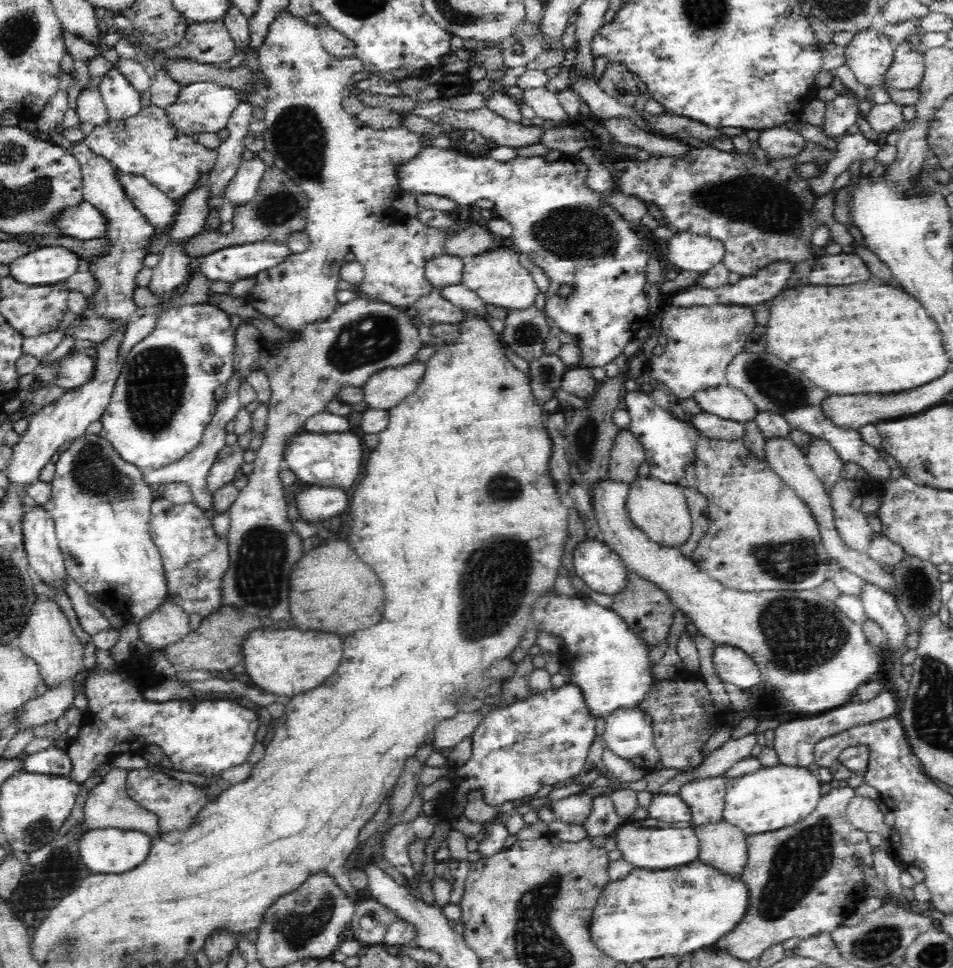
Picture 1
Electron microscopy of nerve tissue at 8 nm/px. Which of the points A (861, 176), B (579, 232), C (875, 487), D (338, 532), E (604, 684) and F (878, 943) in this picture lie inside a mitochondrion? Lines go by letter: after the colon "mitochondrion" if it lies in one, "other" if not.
A: other
B: mitochondrion
C: other
D: other
E: mitochondrion
F: mitochondrion

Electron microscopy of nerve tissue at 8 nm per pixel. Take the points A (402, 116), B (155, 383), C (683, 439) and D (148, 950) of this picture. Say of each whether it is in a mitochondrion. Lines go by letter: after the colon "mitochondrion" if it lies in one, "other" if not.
A: other
B: mitochondrion
C: other
D: mitochondrion

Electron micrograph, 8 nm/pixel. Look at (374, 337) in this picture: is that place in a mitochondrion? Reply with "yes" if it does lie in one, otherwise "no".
yes

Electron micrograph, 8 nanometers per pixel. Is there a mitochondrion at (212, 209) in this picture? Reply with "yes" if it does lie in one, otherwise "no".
no

